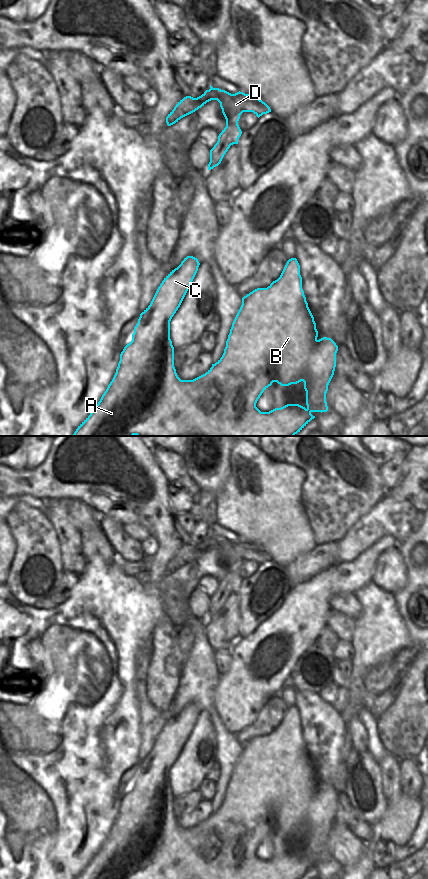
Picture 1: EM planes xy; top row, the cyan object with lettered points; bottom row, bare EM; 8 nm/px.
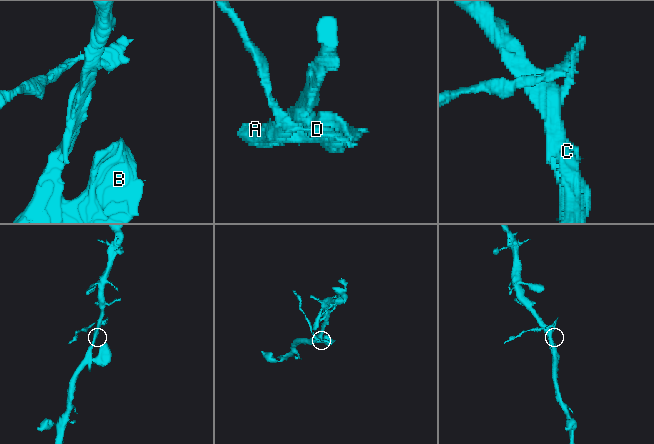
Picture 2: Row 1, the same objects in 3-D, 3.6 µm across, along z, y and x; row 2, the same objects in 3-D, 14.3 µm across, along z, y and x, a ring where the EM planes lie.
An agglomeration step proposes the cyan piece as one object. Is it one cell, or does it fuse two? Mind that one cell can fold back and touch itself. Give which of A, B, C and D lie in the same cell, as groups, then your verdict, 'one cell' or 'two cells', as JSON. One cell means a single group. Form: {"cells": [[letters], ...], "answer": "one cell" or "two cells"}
{"cells": [["A", "B", "C"], ["D"]], "answer": "two cells"}

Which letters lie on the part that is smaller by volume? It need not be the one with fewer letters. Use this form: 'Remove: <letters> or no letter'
Remove: D

